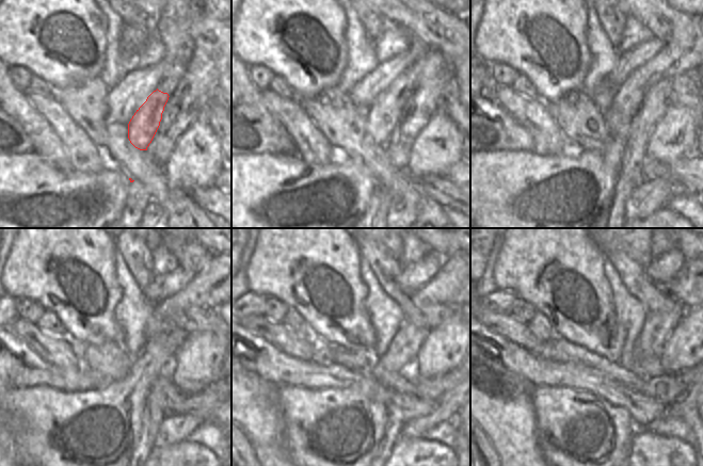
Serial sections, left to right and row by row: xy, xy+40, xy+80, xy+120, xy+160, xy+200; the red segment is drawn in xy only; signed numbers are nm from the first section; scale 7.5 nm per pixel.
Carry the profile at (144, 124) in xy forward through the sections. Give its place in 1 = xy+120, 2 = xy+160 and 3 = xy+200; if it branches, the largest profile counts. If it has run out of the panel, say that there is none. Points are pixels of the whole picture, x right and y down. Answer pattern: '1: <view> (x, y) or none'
1: xy+120 (208, 277)
2: xy+160 (448, 276)
3: xy+200 (684, 285)

